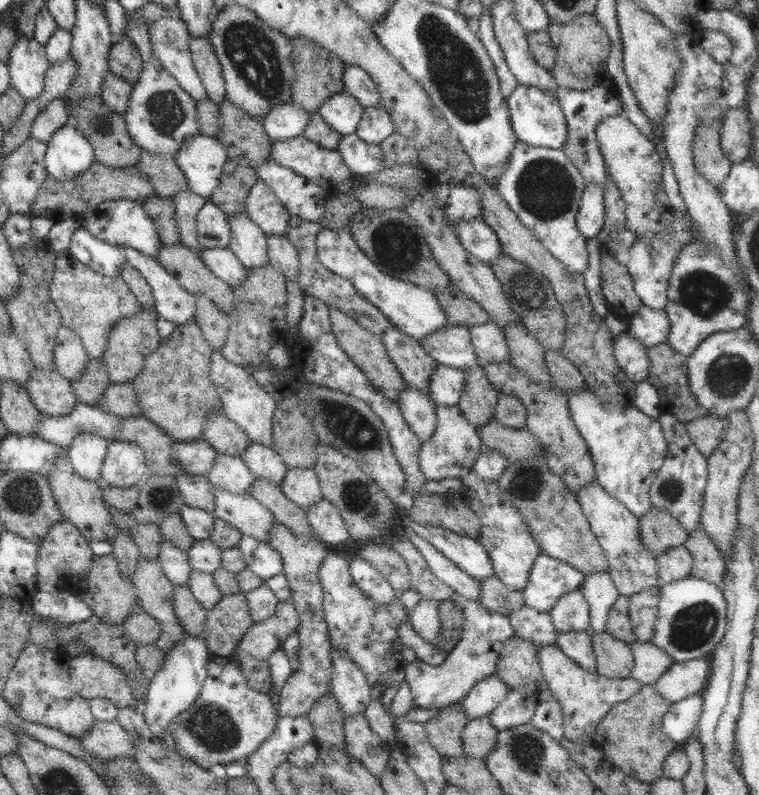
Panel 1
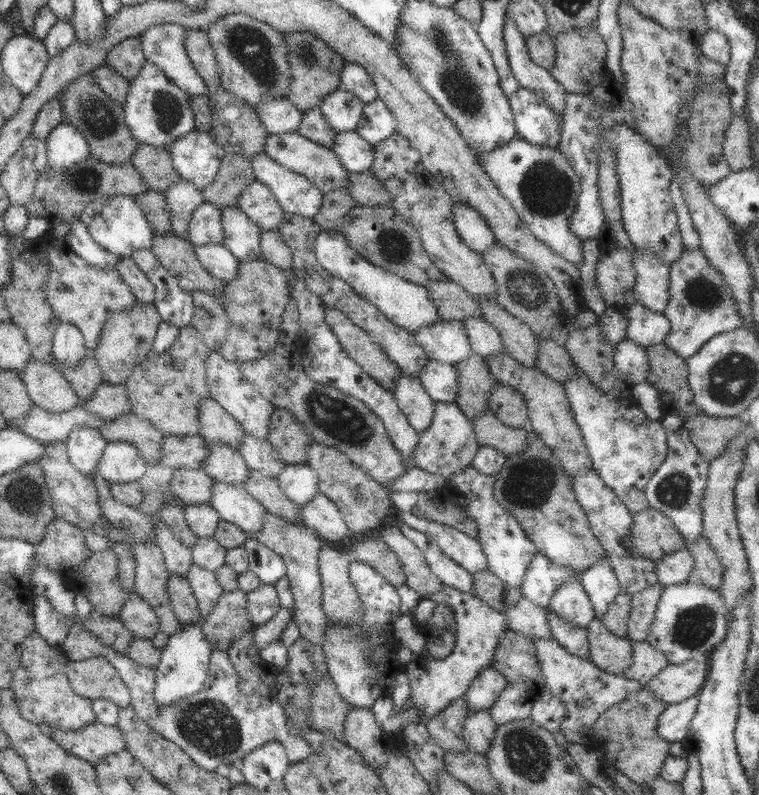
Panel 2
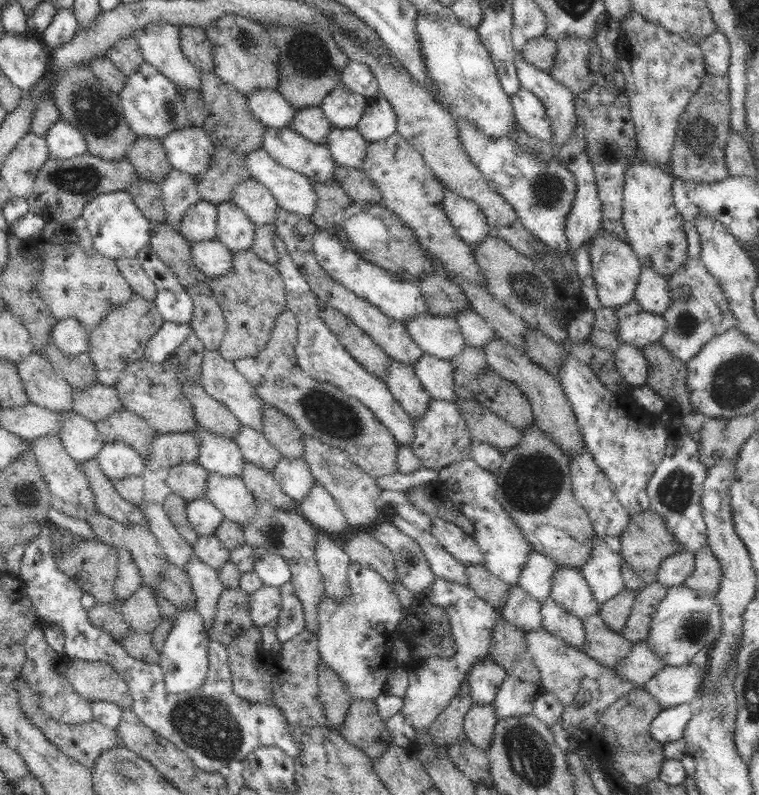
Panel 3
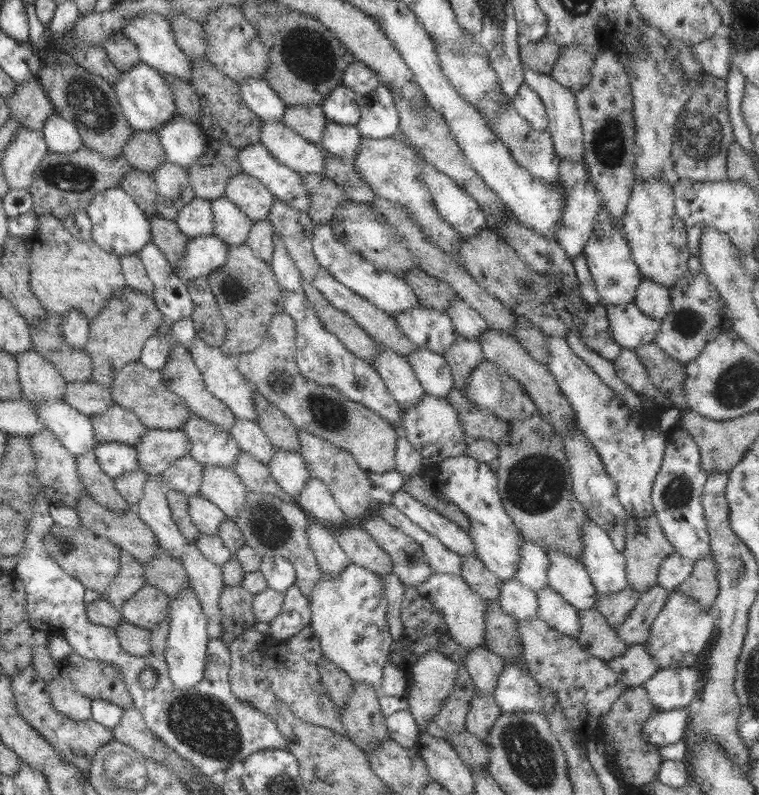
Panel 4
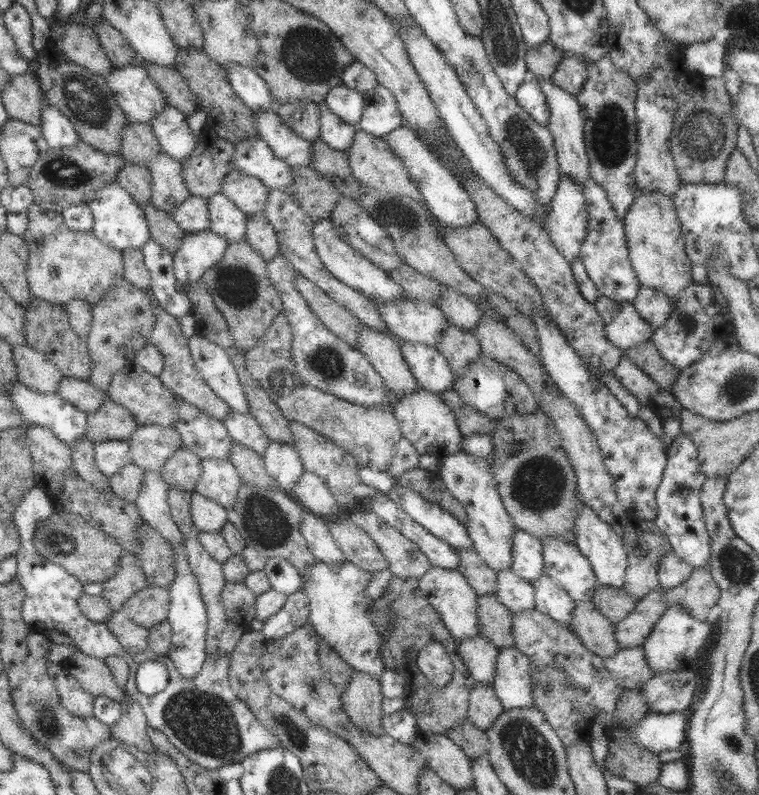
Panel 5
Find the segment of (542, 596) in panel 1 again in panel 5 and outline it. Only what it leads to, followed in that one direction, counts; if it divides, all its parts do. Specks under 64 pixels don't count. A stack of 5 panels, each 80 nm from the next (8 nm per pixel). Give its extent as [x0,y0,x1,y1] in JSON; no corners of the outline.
[511,529,544,584]

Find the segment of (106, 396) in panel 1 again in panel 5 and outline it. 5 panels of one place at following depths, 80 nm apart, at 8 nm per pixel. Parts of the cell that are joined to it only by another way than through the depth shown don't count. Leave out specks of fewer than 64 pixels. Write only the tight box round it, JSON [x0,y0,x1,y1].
[57,377,106,412]

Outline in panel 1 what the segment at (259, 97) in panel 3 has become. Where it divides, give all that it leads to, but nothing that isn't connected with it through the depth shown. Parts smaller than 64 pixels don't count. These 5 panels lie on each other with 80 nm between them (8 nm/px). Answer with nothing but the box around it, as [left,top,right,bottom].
[261,101,310,140]

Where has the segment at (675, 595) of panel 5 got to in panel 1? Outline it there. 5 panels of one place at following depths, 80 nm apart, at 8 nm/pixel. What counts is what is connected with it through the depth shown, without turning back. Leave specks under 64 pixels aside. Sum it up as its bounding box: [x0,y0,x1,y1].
[683,524,726,590]

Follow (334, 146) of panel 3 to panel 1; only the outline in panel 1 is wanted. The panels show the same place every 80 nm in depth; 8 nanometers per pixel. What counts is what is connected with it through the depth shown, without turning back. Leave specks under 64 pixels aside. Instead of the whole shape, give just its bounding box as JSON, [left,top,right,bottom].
[337,133,383,175]

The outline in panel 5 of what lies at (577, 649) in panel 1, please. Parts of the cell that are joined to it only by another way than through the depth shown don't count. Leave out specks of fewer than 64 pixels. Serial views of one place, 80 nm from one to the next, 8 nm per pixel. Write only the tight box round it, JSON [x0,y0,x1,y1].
[532,572,575,627]

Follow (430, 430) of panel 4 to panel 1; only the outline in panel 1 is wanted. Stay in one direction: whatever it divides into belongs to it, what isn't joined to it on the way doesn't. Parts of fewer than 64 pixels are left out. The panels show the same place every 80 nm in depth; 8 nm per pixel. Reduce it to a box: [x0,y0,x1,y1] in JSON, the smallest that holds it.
[419,405,482,479]

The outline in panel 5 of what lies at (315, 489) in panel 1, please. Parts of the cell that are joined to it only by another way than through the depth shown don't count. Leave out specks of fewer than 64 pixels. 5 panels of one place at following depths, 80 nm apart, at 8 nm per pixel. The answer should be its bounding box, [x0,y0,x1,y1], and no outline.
[262,442,303,494]

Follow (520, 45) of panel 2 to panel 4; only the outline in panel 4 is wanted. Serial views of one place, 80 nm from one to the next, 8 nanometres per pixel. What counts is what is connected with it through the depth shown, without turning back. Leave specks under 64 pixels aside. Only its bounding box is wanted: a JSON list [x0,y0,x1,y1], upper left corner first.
[524,67,584,163]

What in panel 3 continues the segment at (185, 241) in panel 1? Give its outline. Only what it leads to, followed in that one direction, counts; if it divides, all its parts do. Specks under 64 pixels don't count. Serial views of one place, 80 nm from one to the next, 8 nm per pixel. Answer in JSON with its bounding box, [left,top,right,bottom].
[160,168,201,231]

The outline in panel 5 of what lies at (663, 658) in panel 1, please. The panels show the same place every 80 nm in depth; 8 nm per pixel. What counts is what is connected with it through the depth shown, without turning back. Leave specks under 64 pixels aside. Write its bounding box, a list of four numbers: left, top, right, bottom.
[603,647,654,690]

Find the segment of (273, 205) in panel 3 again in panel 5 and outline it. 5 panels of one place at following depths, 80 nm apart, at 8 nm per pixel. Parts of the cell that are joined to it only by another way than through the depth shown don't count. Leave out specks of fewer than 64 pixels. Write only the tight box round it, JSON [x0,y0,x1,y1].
[221,168,268,216]

